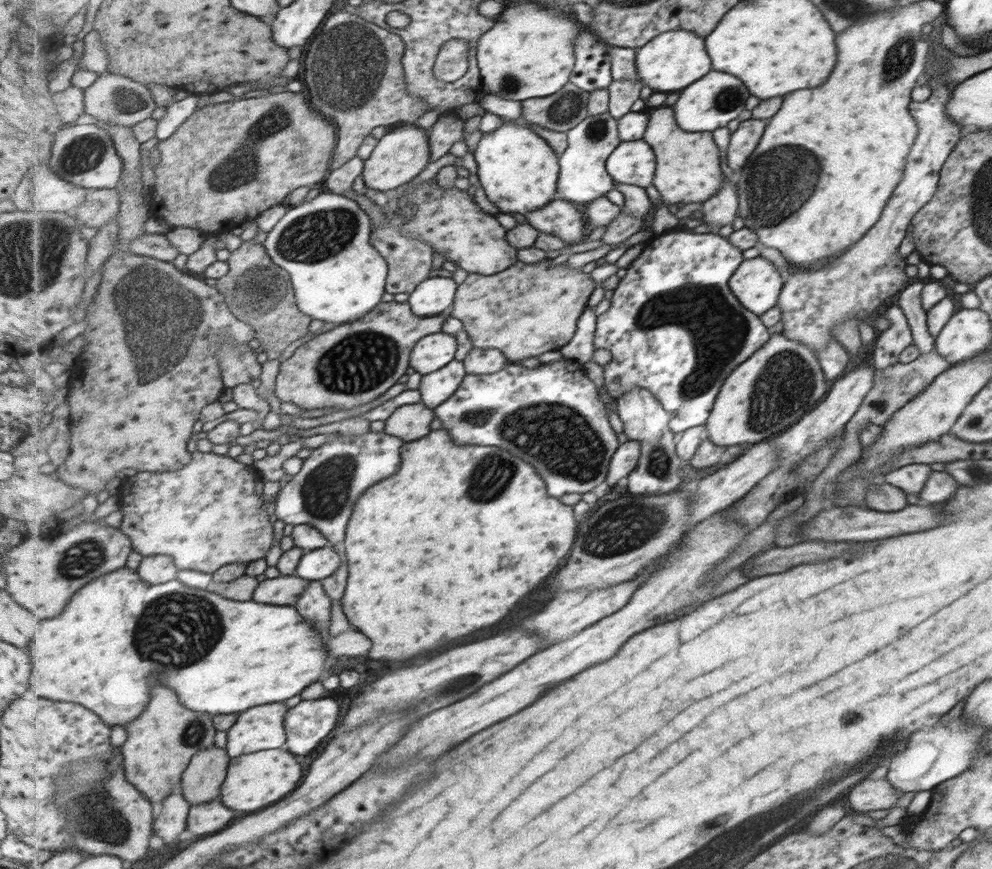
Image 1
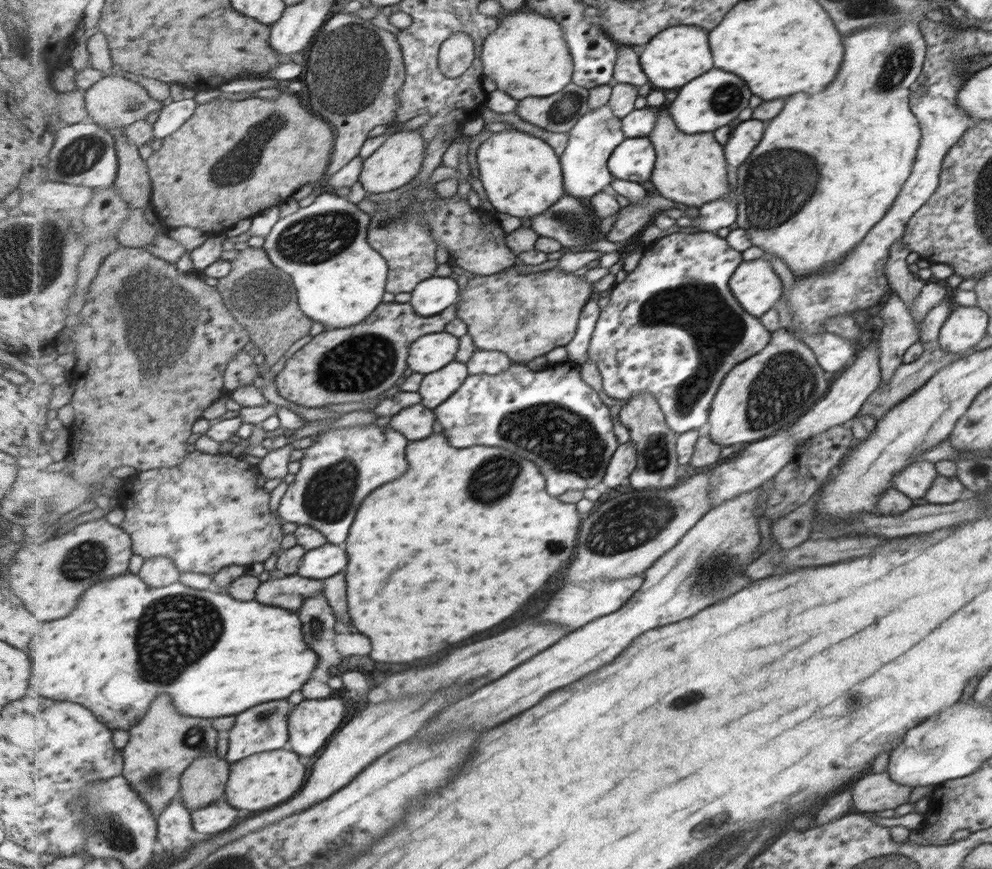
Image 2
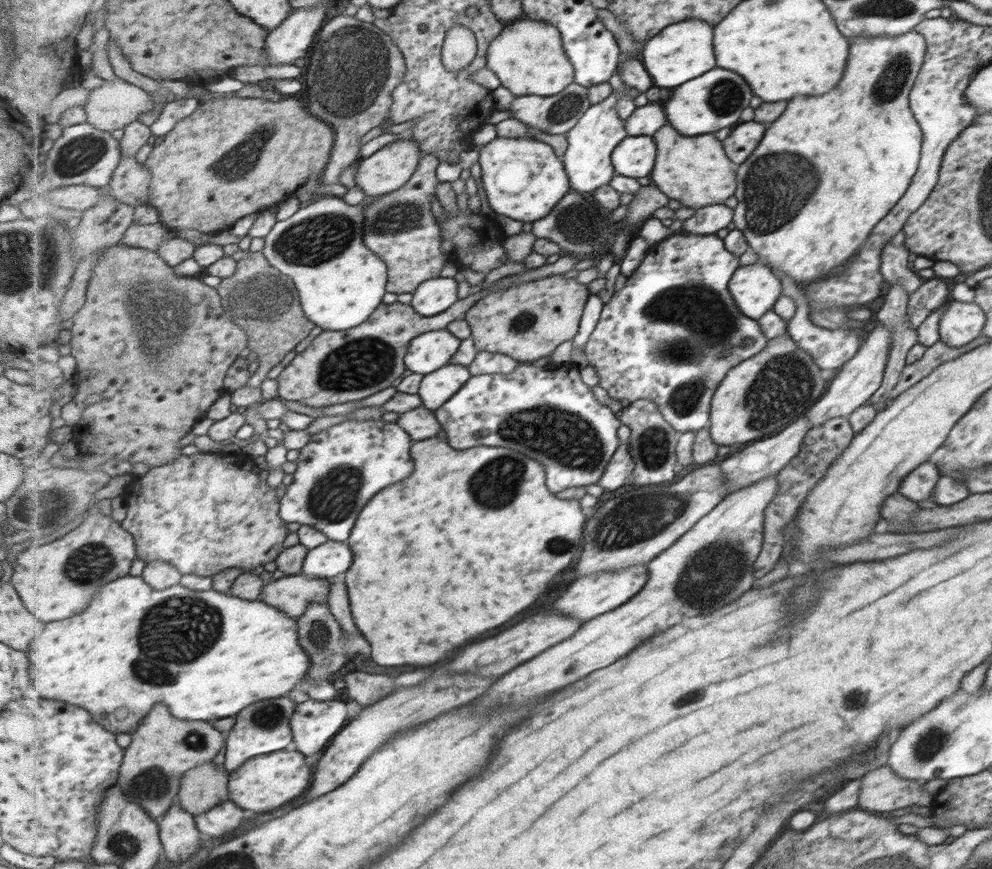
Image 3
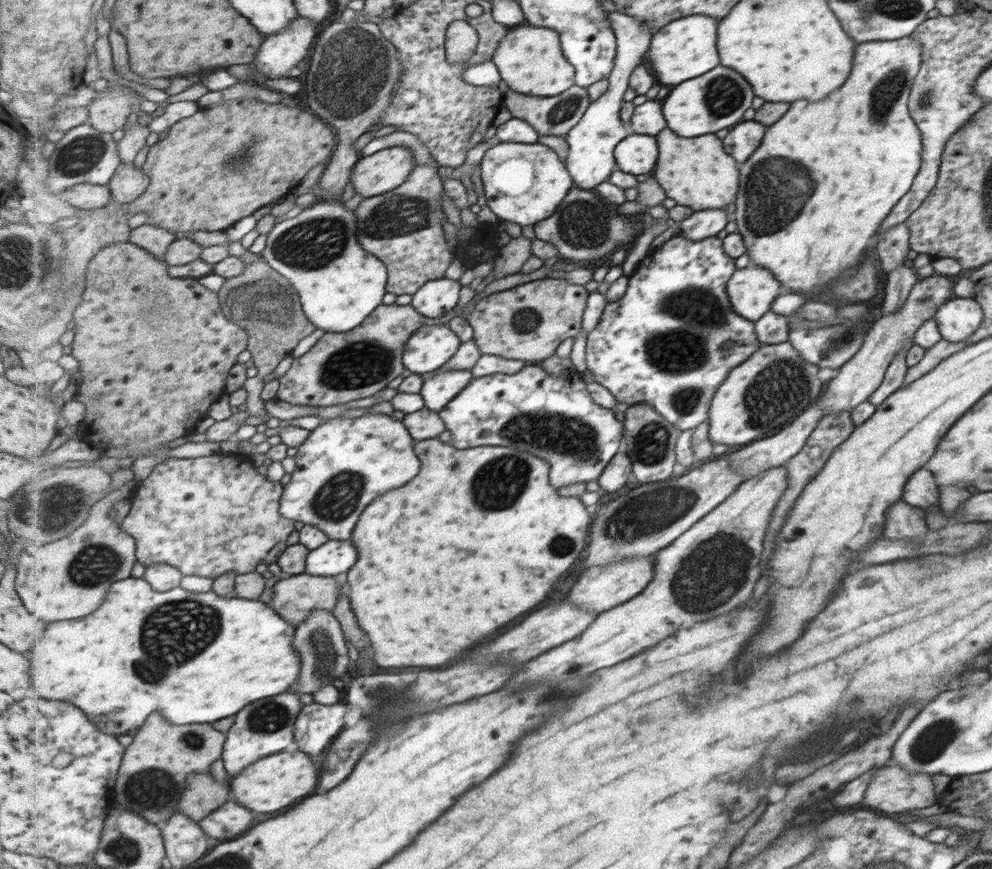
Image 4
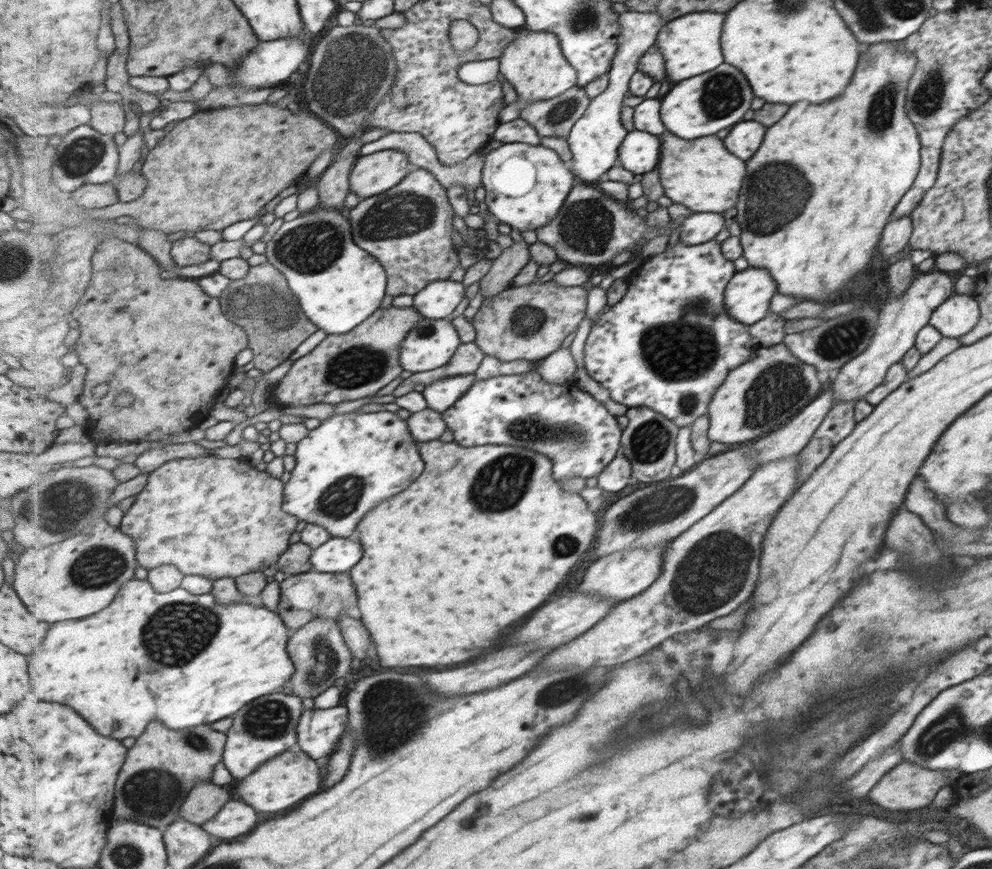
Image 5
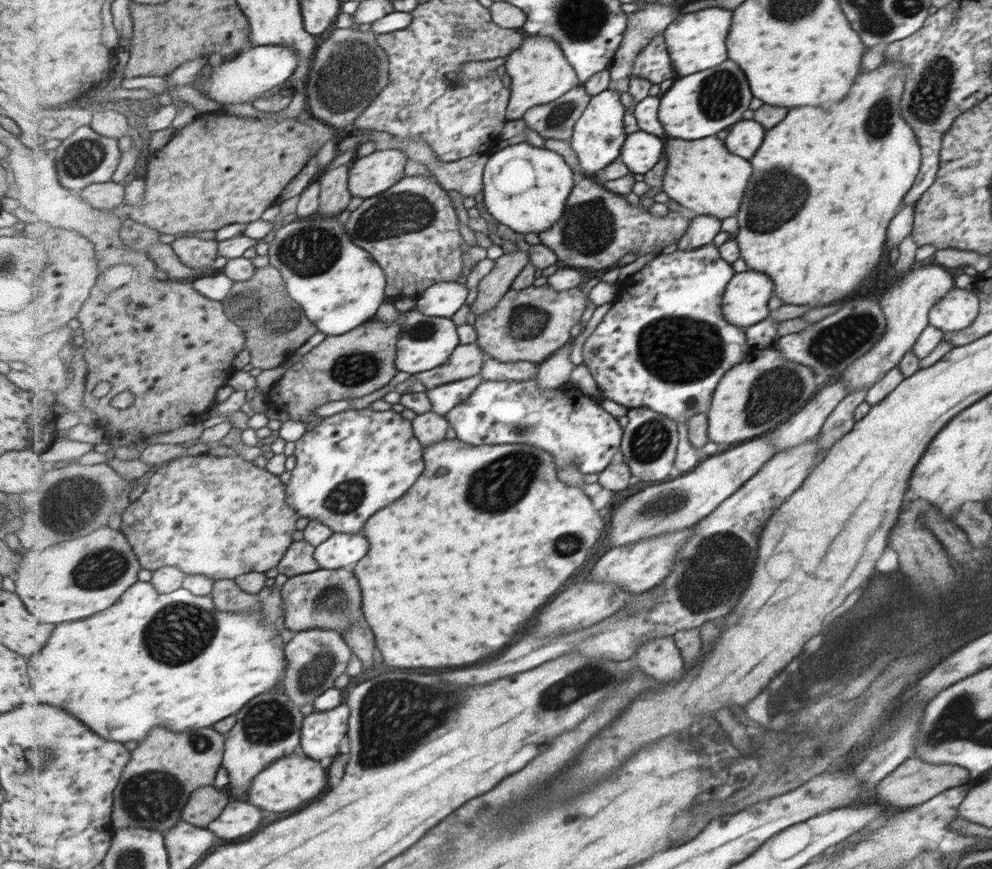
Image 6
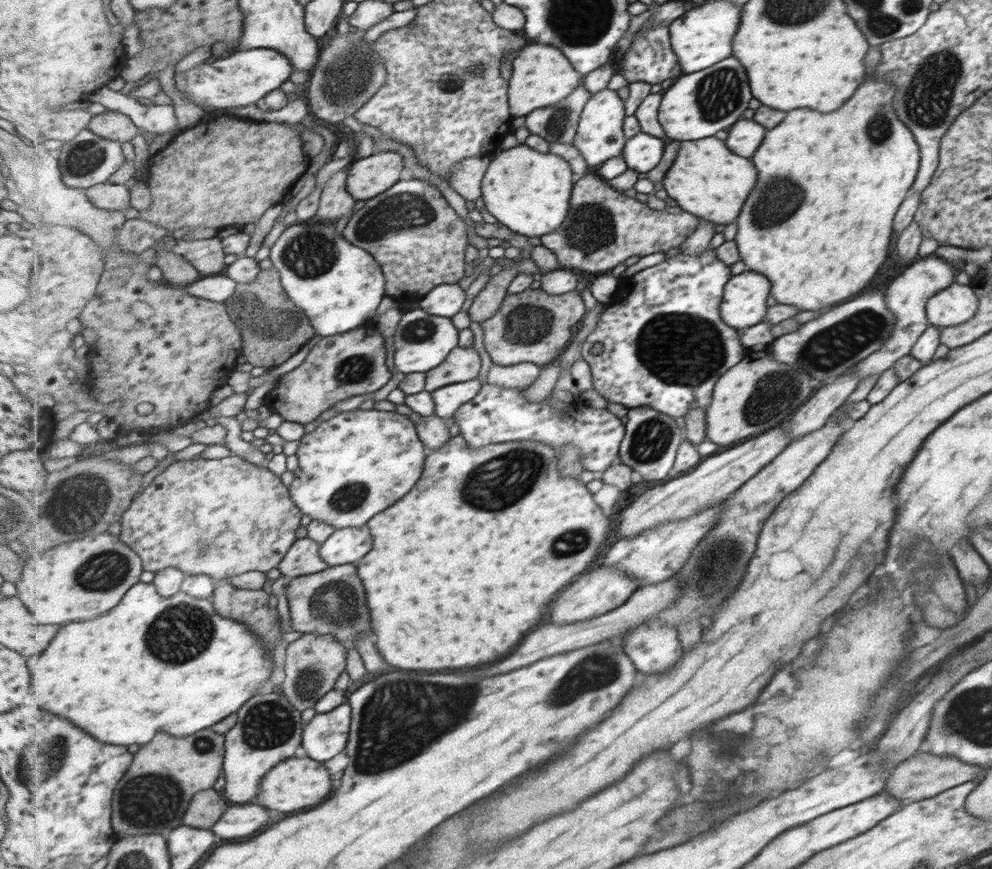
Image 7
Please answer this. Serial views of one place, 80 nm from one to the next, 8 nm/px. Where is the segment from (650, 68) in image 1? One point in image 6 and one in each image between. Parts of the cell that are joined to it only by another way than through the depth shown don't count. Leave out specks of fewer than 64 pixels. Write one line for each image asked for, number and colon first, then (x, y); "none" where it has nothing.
2: (671, 60)
3: (682, 51)
4: (685, 49)
5: (691, 43)
6: (696, 41)

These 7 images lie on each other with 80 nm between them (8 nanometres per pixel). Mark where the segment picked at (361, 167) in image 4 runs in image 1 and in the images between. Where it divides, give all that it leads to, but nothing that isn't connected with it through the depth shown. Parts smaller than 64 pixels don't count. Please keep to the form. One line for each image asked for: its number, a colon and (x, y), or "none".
1: (402, 154)
2: (401, 157)
3: (392, 167)

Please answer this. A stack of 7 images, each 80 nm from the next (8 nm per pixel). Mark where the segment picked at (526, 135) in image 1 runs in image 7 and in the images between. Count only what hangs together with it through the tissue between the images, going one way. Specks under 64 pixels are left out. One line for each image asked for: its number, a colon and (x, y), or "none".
2: (522, 175)
3: (524, 179)
4: (524, 183)
5: (526, 186)
6: (526, 187)
7: (528, 191)

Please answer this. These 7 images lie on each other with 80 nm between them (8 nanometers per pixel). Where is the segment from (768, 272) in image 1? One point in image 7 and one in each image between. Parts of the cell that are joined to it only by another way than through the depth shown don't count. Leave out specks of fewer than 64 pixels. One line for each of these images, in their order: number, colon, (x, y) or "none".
2: (754, 284)
3: (754, 288)
4: (750, 290)
5: (747, 294)
6: (744, 302)
7: (743, 304)

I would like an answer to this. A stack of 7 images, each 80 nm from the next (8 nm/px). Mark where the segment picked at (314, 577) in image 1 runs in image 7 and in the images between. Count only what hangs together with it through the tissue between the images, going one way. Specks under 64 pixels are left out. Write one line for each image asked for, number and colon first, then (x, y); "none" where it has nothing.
2: (324, 562)
3: (332, 558)
4: (336, 556)
5: (338, 555)
6: (342, 550)
7: (347, 545)

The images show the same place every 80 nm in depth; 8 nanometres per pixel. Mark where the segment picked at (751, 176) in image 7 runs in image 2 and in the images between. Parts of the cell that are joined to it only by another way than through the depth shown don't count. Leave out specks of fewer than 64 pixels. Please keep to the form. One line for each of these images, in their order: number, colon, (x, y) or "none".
2: (691, 170)
3: (694, 170)
4: (696, 172)
5: (702, 175)
6: (703, 176)

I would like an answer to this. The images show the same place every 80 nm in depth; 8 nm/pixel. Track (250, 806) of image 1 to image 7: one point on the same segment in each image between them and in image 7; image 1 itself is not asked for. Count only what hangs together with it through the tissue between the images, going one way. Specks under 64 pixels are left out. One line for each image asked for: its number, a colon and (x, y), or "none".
2: (264, 780)
3: (263, 784)
4: (274, 783)
5: (286, 781)
6: (295, 780)
7: (301, 782)

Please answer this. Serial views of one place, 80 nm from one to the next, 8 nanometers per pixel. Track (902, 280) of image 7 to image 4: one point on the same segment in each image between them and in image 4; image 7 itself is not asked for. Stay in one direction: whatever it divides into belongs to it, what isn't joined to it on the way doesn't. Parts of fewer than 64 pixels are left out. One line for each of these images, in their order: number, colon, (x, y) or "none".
4: (857, 378)
5: (900, 319)
6: (906, 305)

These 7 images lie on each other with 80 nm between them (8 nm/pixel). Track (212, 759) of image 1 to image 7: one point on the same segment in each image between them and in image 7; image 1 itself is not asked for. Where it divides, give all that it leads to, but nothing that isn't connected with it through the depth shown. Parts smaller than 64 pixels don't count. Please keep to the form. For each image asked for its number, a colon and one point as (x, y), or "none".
2: (204, 781)
3: (206, 785)
4: (204, 794)
5: (207, 799)
6: (206, 805)
7: (207, 807)

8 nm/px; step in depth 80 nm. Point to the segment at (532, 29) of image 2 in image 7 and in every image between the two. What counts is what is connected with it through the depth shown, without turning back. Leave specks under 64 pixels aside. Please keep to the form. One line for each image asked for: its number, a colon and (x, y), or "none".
3: (529, 57)
4: (530, 59)
5: (534, 62)
6: (540, 72)
7: (542, 76)

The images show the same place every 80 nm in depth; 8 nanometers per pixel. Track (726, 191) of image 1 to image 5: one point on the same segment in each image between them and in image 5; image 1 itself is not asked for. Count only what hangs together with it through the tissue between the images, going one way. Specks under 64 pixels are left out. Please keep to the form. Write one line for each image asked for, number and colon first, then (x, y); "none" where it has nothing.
2: (720, 213)
3: (707, 220)
4: (706, 223)
5: (699, 228)

